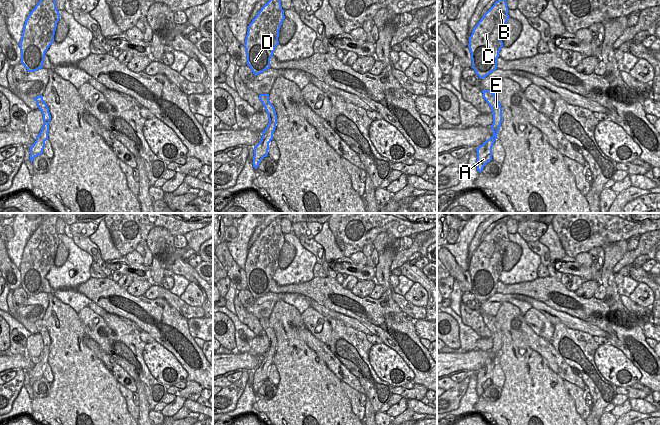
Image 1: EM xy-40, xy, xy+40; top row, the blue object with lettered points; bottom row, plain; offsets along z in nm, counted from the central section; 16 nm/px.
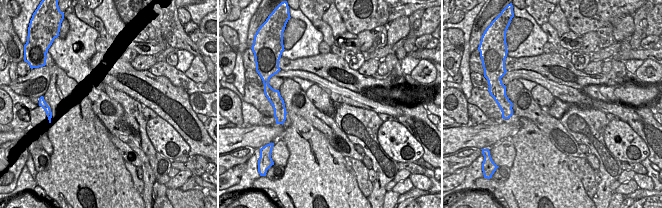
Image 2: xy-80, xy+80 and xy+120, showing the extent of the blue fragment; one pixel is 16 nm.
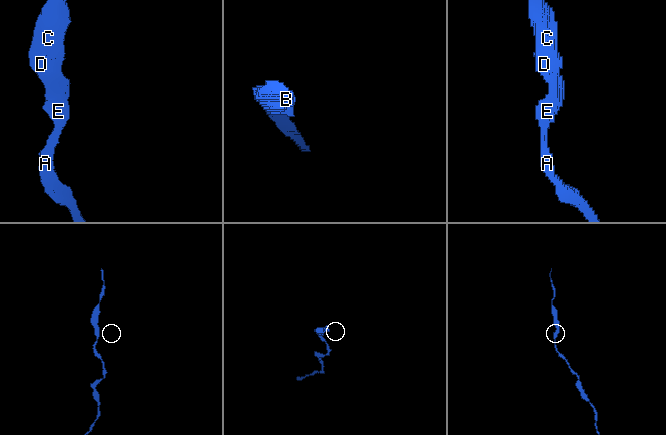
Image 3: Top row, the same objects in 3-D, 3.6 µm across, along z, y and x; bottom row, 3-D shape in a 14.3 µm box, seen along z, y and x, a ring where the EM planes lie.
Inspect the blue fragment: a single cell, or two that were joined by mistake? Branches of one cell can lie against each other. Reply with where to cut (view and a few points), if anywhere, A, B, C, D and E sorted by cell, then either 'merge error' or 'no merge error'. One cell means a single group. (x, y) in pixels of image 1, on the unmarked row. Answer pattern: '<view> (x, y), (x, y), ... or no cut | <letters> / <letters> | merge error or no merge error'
no cut | A B C D E | no merge error

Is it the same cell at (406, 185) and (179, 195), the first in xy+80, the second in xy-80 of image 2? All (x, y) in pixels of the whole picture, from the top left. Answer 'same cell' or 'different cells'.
different cells

